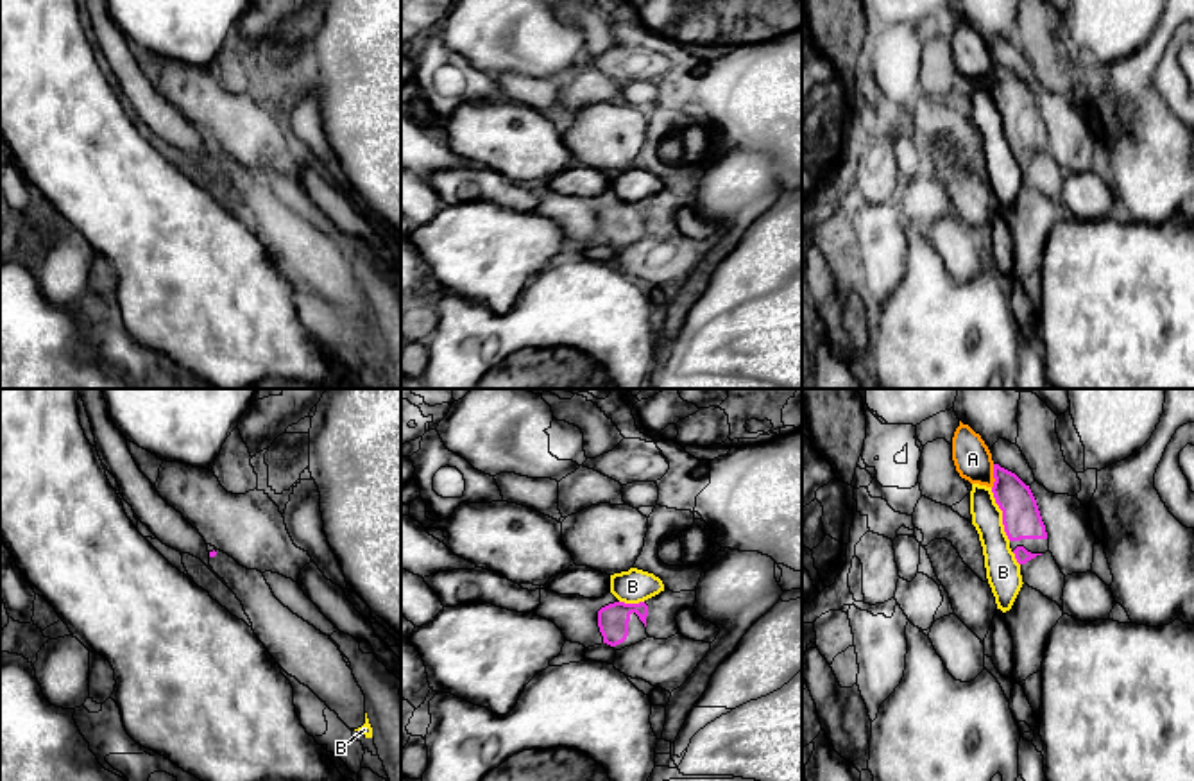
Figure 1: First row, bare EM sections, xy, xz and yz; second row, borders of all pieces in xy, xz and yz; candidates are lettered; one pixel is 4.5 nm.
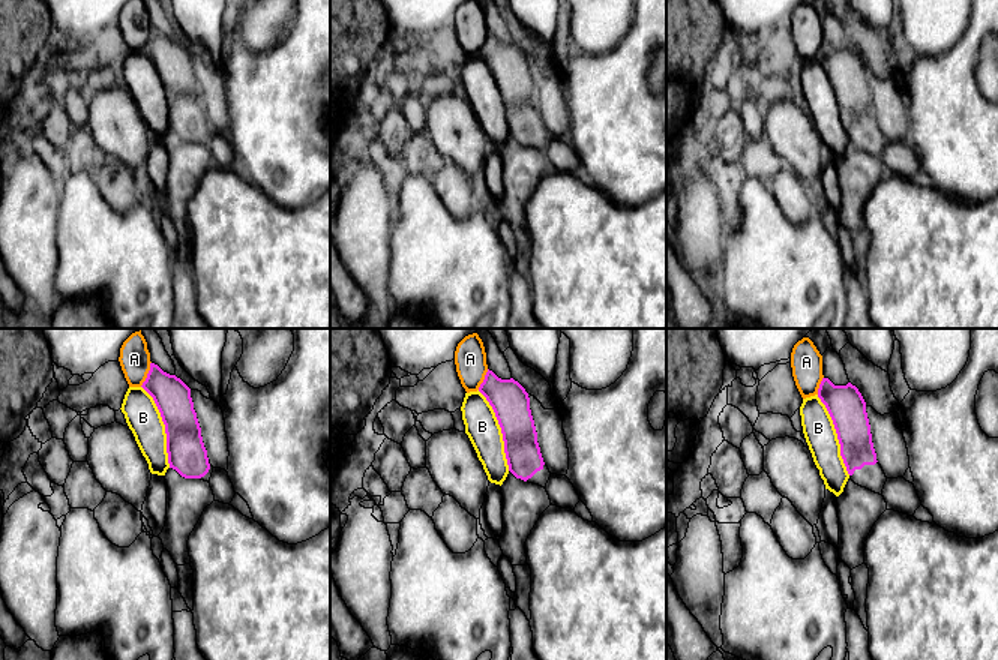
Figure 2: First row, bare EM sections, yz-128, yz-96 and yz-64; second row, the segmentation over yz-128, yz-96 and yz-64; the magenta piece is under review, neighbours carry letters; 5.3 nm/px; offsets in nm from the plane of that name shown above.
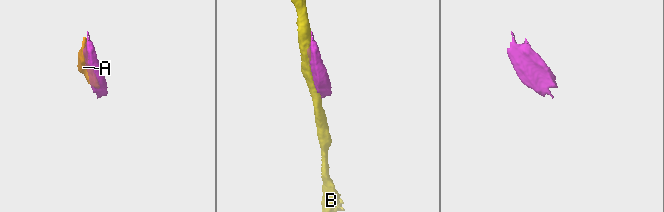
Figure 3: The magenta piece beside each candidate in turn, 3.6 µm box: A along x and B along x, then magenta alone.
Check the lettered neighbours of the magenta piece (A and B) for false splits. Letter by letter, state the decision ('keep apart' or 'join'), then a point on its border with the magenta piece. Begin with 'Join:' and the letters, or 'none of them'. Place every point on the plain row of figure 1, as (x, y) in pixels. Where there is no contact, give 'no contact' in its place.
Join: none of them
A: keep apart | yz (994, 76)
B: keep apart | yz (1003, 113)

